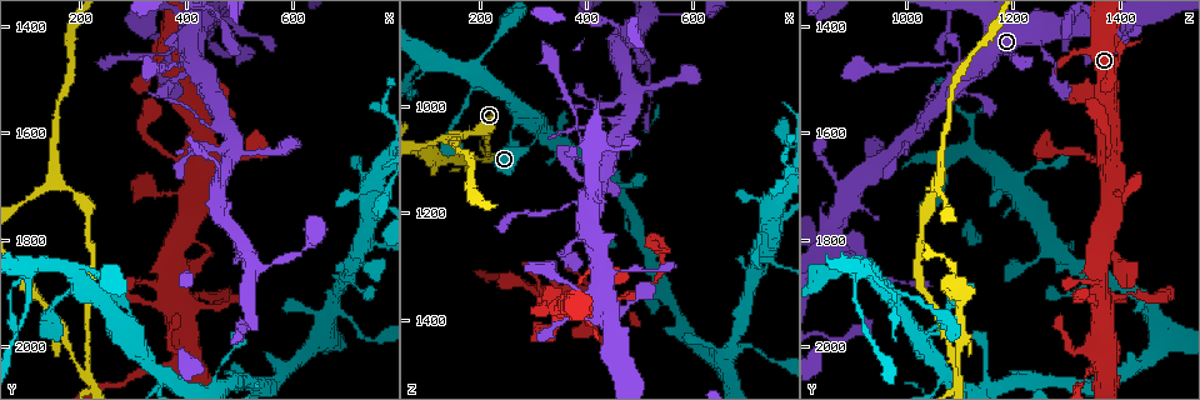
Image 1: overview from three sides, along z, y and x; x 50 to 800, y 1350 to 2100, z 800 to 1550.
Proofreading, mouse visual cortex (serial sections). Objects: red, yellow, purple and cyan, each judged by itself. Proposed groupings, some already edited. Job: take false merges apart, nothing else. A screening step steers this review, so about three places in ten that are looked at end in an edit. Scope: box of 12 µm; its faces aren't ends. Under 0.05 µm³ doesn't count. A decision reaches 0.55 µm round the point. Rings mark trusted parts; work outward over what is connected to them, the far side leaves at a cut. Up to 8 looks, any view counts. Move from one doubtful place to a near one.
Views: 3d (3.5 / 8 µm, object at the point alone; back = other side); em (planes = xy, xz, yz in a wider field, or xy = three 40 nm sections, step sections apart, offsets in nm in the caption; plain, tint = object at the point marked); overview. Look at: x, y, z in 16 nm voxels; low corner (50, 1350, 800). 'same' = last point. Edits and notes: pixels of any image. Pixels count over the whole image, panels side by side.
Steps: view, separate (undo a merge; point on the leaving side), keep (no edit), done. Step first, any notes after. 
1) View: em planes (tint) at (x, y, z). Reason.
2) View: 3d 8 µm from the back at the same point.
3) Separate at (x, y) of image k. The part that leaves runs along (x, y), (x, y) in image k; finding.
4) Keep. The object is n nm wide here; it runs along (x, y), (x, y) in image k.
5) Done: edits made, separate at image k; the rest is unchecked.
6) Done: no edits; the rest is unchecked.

View: 3d 8 µm at (300, 1945, 1065). A narrow waist.

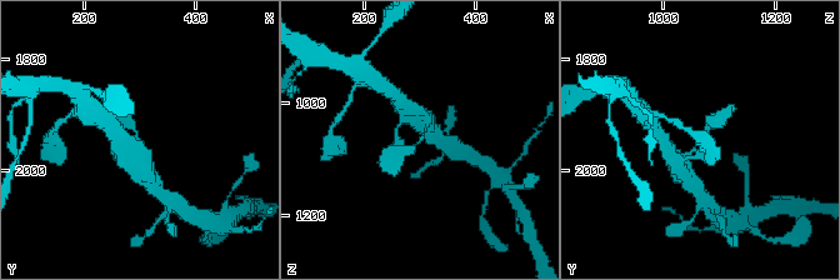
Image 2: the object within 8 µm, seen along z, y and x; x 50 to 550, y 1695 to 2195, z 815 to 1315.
View: em planes (tint) at (300, 1945, 1065). The arms are 250, 300 nm wide.

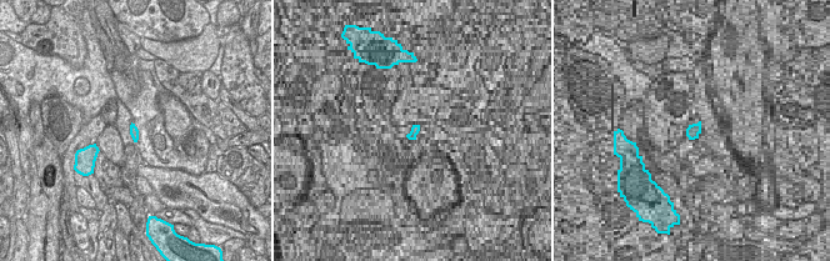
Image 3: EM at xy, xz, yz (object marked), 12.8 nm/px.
Keep. The object is 120 nm wide here; it runs along (715, 120), (688, 153), (680, 170) in image 2; continuous, no second cell.

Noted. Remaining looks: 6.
View: 3d 3.5 µm at (215, 2045, 1090).

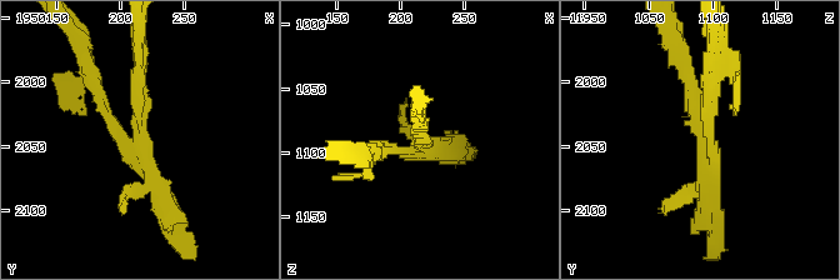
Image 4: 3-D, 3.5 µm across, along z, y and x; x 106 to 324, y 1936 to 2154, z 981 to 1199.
View: em xy step 3 (tint) at (212, 2042, 1094). 4 arms meet here; the arms are 100, 200, 200, 250 nm wide.

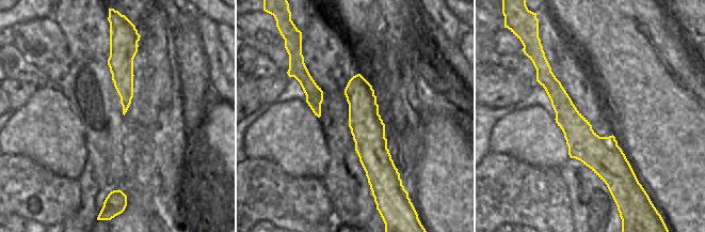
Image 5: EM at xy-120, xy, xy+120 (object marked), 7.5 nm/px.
Separate at (99, 95) of image 4. Two cells meet here.

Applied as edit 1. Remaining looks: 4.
View: 3d 3.5 µm at (380, 2035, 1360). Abrupt turn.

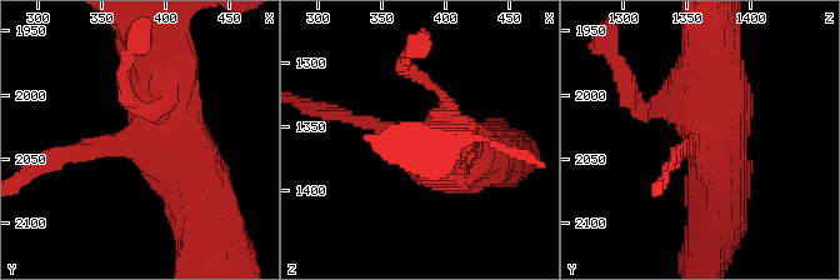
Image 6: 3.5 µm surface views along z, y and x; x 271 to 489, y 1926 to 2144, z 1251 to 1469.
Keep. It runs along (149, 40), (160, 121), (203, 194) in image 6; one cell here.

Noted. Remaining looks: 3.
View: 3d 3.5 µm at (510, 1825, 885). Thick turns thin.

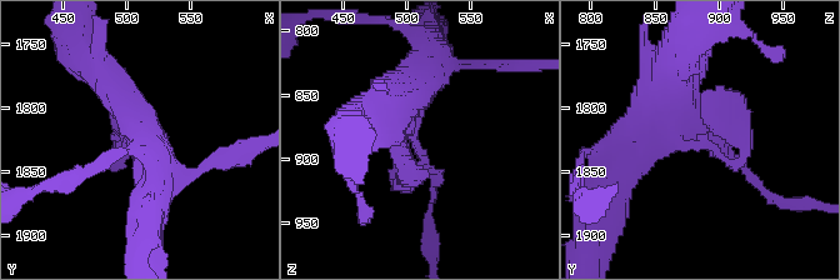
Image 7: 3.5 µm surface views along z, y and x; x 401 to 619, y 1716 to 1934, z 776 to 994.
View: em xy step 1 (tint) at (508, 1824, 890).

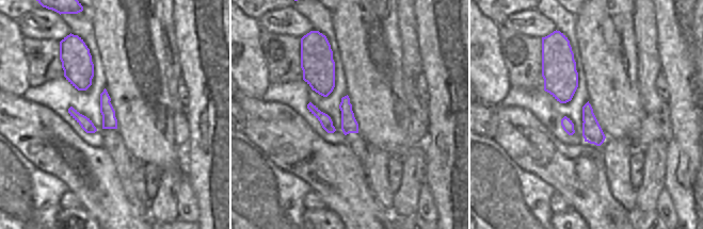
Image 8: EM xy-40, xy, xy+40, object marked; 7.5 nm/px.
Separate at (435, 183) of image 7. The part that leaves runs along (416, 150), (435, 173), (428, 238) in image 7; a second cell is stuck on.

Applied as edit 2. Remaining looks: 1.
Done: edits made, separate at image 4, separate at image 7; the rest is unchecked.

